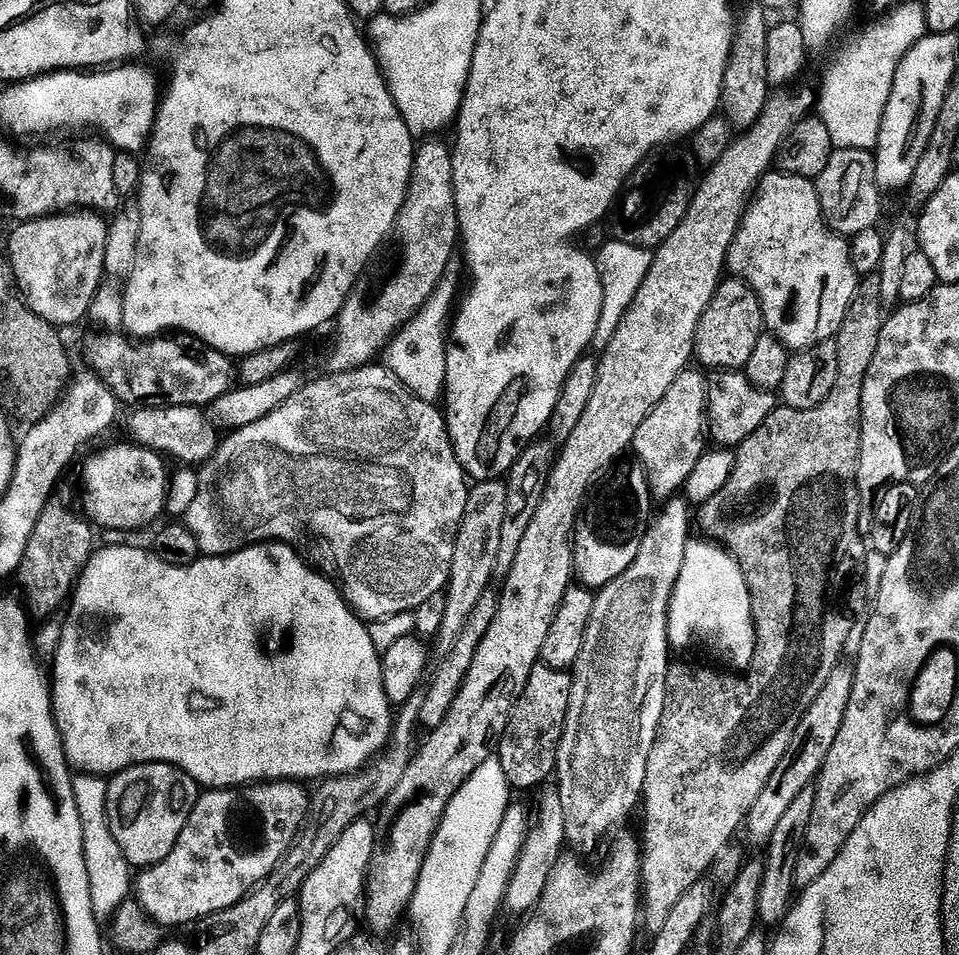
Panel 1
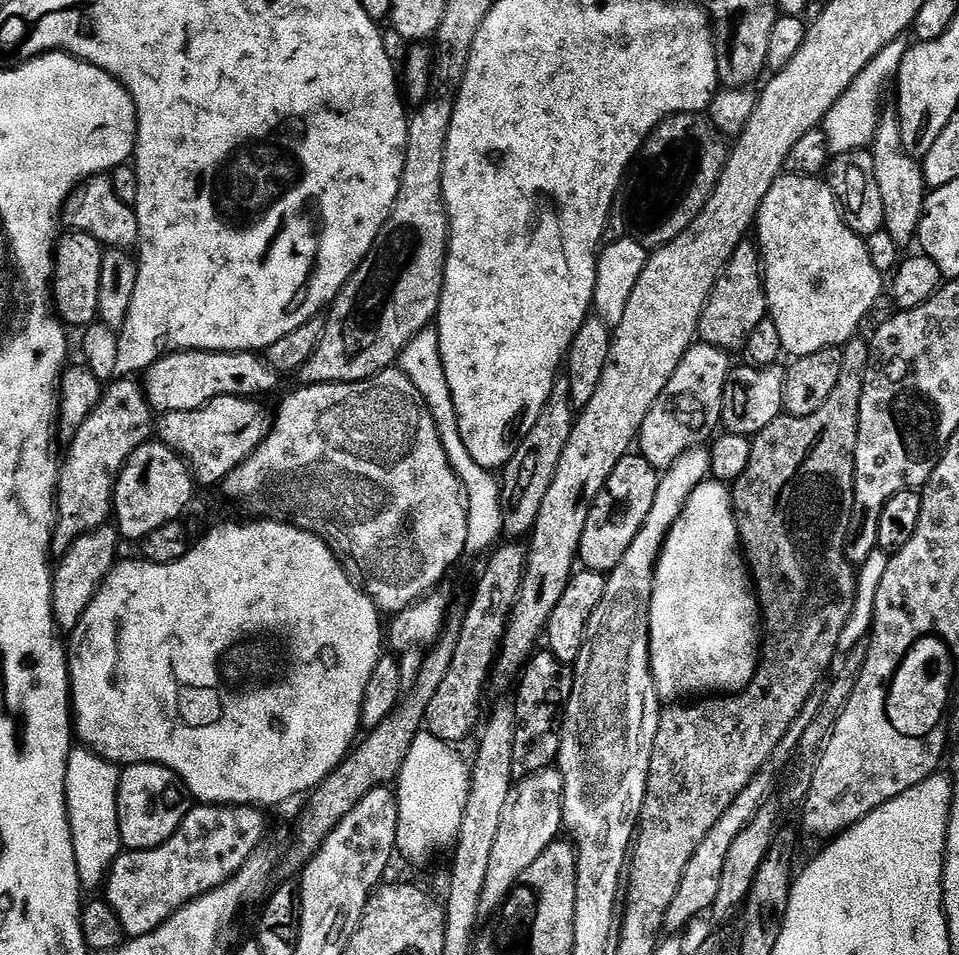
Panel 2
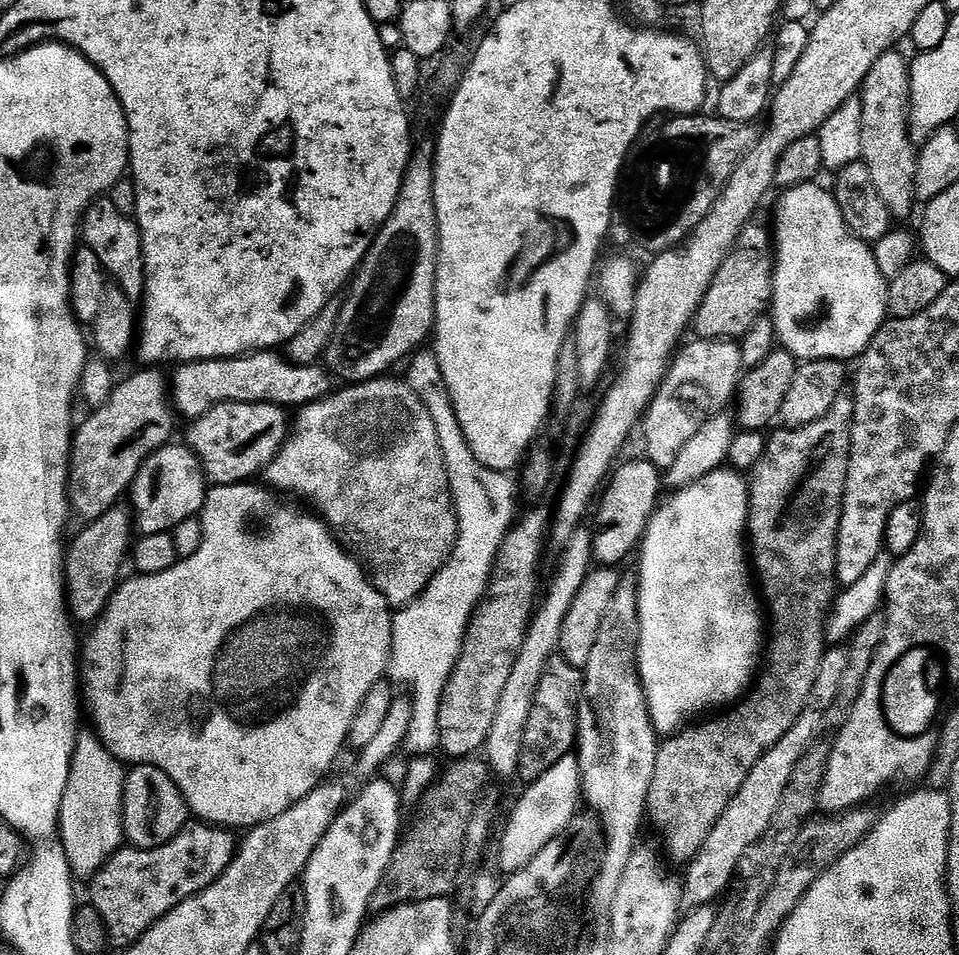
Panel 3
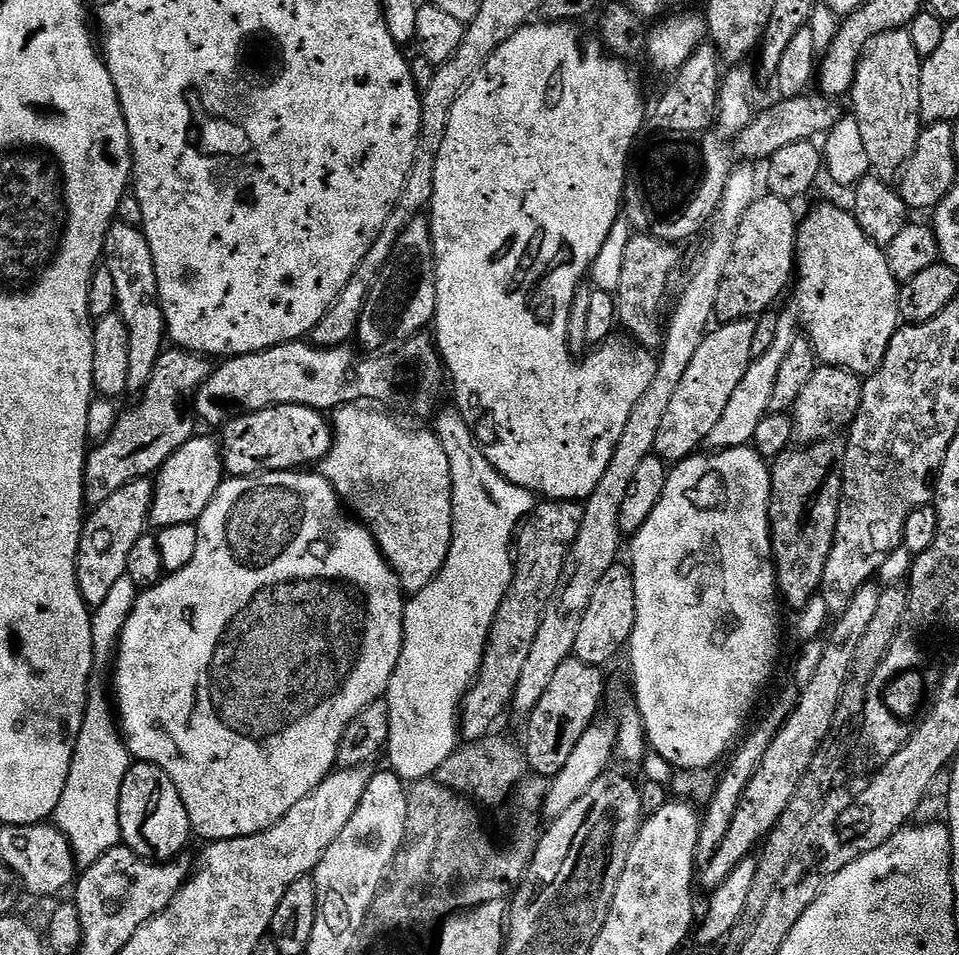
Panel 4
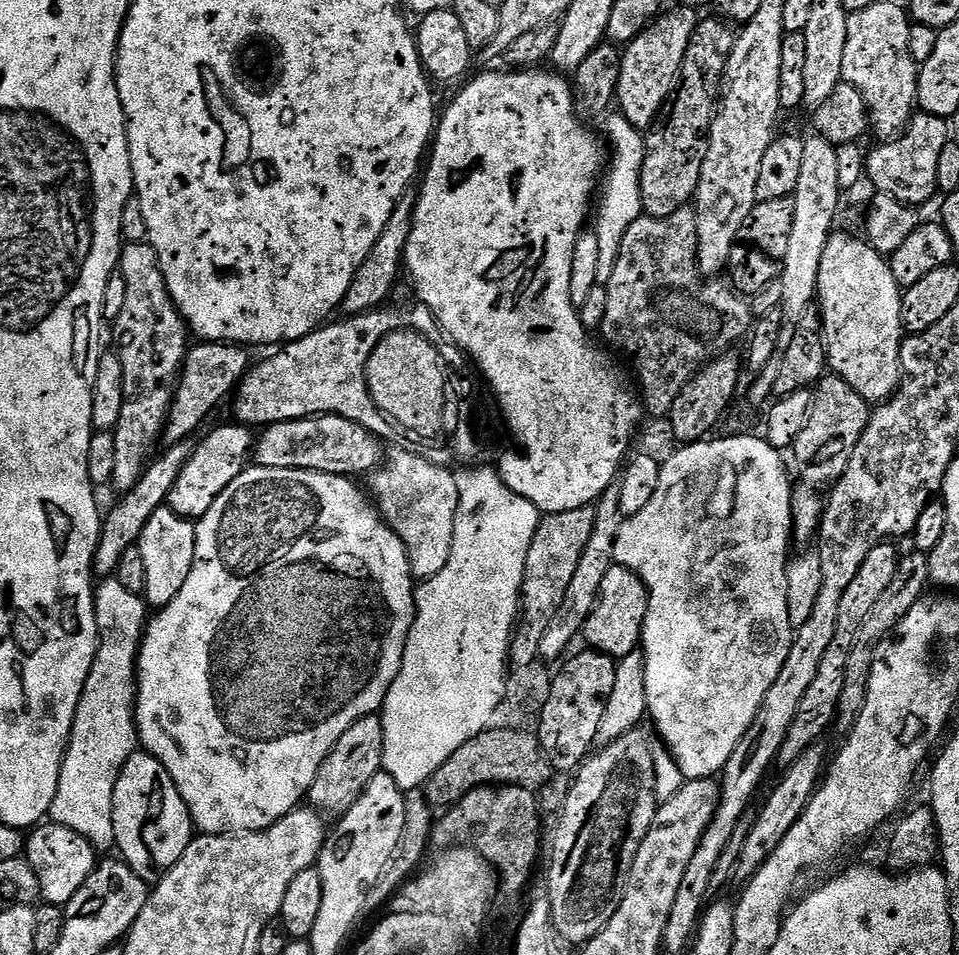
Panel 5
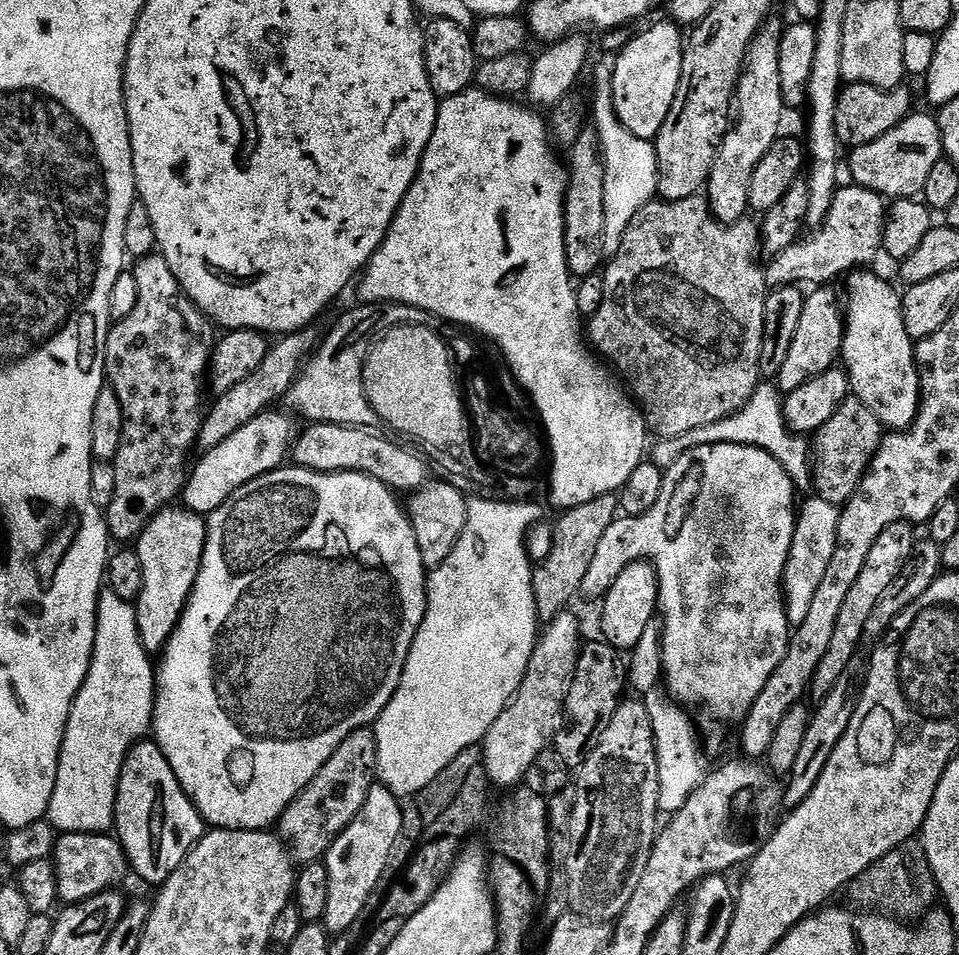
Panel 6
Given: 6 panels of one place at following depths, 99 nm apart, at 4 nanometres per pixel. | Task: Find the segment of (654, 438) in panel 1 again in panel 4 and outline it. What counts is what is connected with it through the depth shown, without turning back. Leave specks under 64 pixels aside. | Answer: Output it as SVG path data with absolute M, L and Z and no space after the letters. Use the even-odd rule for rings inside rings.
M755 319L733 320L721 323L719 327L717 332L712 330L705 335L704 341L690 358L686 374L682 374L682 382L678 382L666 412L662 414L654 452L665 462L686 460L699 449L696 448L699 444L707 441L710 430L714 430L718 418L722 418L722 410L726 410L726 402L730 402L730 394L738 390L738 382L742 382L748 365L754 359Z

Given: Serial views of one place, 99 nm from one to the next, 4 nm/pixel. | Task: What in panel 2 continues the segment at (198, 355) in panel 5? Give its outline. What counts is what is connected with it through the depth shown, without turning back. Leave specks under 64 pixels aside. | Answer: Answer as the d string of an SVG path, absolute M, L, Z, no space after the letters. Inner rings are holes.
M116 378L103 389L103 399L93 412L82 422L75 435L71 437L72 445L64 456L64 464L59 465L56 474L56 526L52 530L51 551L56 554L67 552L76 539L95 528L103 528L113 515L112 491L116 488L116 478L120 469L138 450L138 446L149 443L154 436L154 413L139 383L132 378Z

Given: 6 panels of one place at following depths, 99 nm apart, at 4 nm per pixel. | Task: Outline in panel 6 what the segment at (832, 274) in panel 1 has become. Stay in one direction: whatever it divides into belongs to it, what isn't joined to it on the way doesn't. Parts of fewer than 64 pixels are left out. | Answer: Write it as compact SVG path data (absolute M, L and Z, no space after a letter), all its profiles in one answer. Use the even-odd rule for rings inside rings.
M856 270L847 277L846 319L844 321L844 346L842 349L842 368L847 373L850 392L879 418L888 430L903 430L916 421L920 410L920 371L916 368L914 341L906 334L902 318L901 293L891 288L888 280L878 278L871 270Z

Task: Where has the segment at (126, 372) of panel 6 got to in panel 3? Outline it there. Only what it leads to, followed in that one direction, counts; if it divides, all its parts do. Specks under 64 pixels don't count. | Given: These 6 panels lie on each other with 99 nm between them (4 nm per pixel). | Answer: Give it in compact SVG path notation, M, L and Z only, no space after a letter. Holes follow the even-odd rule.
M101 198L89 206L82 221L82 240L87 248L94 250L98 262L114 279L115 287L122 289L133 302L144 295L144 247L140 226L133 217L122 214L110 198Z

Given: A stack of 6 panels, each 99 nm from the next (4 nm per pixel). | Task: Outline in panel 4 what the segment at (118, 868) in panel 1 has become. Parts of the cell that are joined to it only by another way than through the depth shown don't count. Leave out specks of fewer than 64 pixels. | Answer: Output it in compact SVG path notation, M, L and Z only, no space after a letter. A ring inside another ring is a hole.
M99 674L91 677L86 693L84 721L76 735L76 749L72 755L70 774L62 790L62 798L54 813L54 823L72 847L77 869L94 866L121 843L120 791L130 767L128 747L118 731L110 696L104 693L106 680Z

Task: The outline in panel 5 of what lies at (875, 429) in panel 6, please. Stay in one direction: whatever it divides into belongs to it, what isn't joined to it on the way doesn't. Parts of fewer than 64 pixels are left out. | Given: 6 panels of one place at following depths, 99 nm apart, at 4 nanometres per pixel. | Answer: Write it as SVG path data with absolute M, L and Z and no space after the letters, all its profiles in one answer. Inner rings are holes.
M835 374L821 376L812 392L812 408L806 426L791 446L801 464L800 476L804 479L801 481L810 486L831 486L840 480L850 462L850 454L854 454L854 446L858 446L858 438L862 438L866 430L869 415L869 401L864 400L850 382Z

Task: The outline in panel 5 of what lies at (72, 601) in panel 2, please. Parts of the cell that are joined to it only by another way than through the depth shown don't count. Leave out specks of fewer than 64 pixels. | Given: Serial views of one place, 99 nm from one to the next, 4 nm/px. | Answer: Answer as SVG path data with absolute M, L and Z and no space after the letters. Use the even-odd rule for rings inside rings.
M192 438L179 440L177 444L171 445L161 460L156 458L149 463L137 484L129 492L123 493L119 497L120 501L109 512L107 509L100 526L100 541L96 547L94 572L97 577L108 578L115 573L118 562L122 562L122 554L126 554L126 550L130 550L139 541L146 522L150 522L159 508L165 507L174 482L178 482L182 466L186 466L196 446L197 441Z

